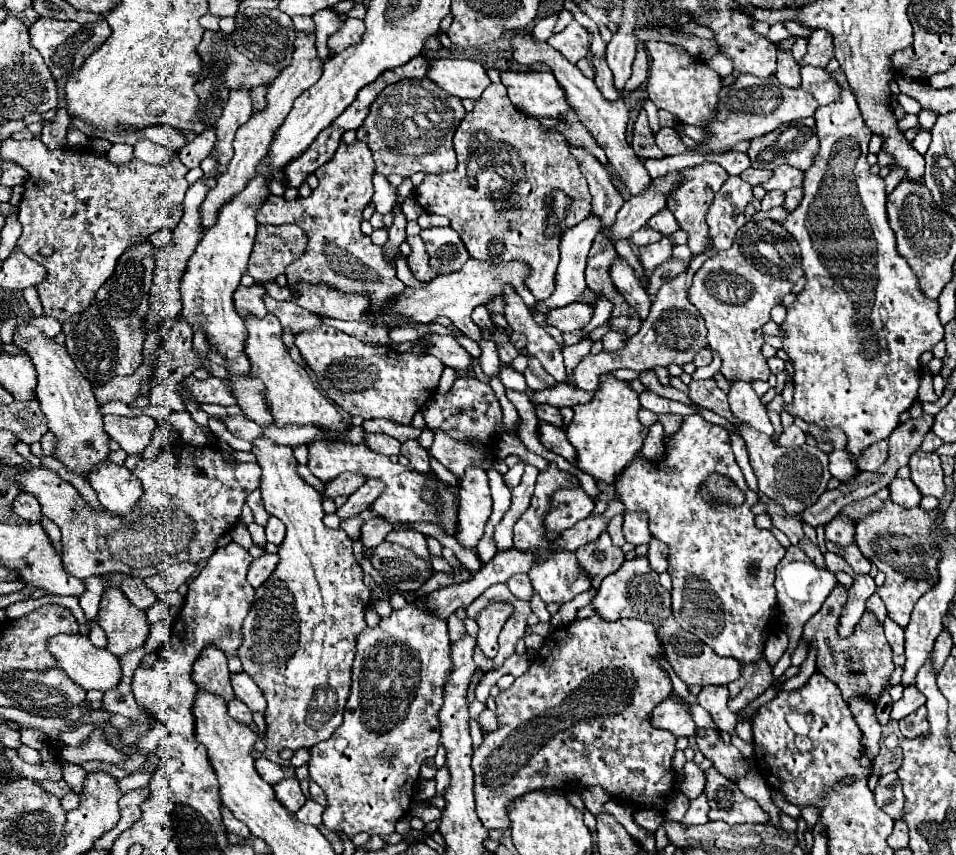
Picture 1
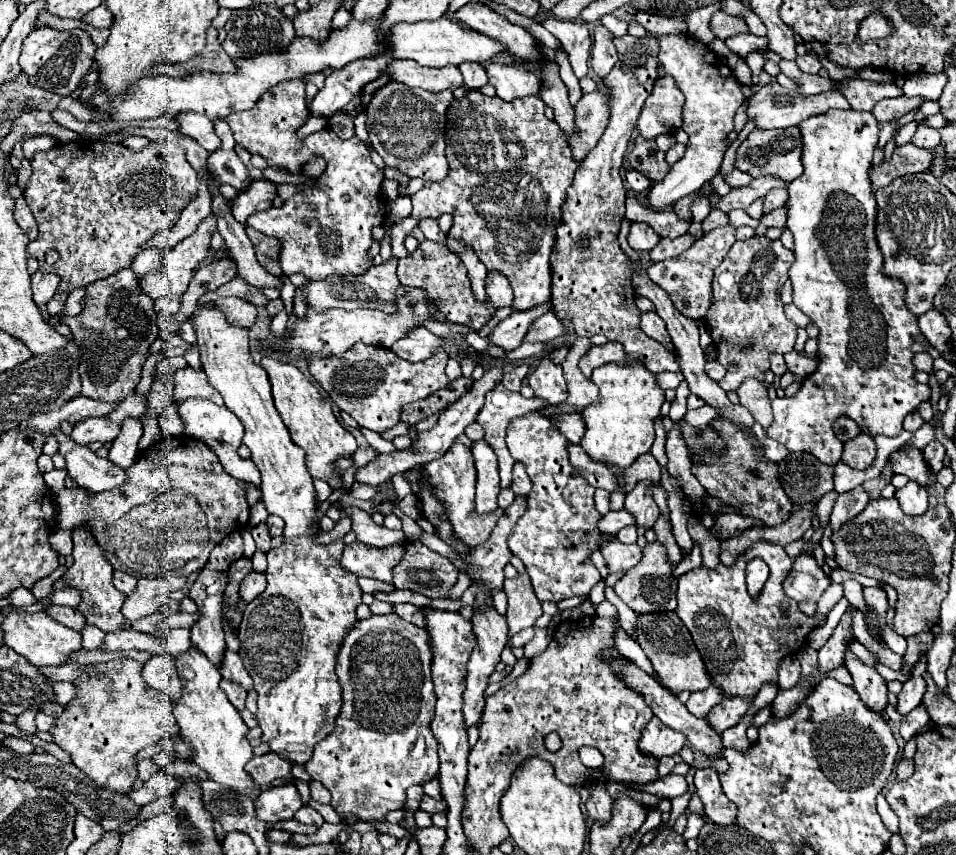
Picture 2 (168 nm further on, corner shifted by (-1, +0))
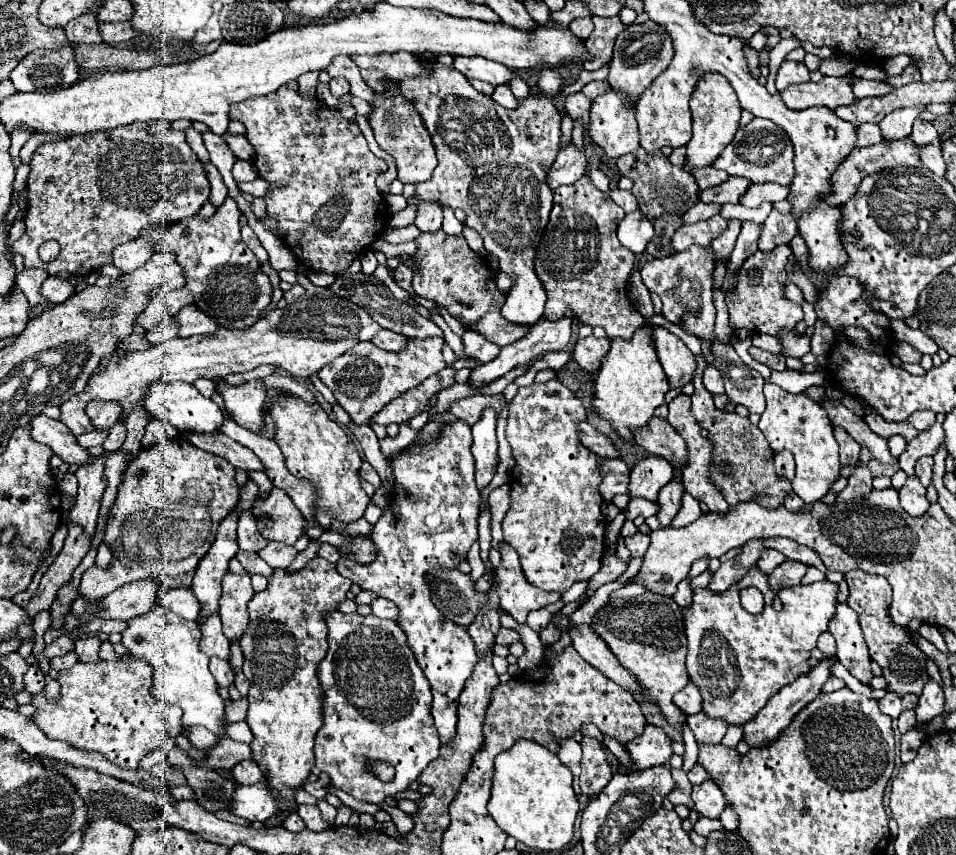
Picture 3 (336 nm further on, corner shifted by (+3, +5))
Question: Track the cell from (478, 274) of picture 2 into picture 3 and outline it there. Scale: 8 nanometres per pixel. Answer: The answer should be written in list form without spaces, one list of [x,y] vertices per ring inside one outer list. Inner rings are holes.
[[[444,207],[444,225],[442,225],[442,229],[448,235],[462,235],[462,223],[454,217],[454,209]]]

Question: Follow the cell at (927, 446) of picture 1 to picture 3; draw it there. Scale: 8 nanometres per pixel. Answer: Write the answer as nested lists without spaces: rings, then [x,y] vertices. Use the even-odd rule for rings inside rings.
[[[920,457],[916,463],[916,477],[920,479],[920,483],[924,487],[928,487],[932,483],[932,467],[934,467],[932,457]]]

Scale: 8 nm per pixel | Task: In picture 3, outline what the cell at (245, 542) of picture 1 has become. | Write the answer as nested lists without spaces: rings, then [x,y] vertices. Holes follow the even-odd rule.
[[[240,551],[236,555],[236,559],[242,563],[242,567],[246,569],[248,575],[264,575],[268,581],[272,579],[274,569],[270,565],[266,565],[266,561],[262,561],[256,553],[244,553],[244,551]]]

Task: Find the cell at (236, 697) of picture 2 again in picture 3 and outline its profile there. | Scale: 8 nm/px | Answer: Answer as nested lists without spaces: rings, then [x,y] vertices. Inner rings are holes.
[[[212,657],[210,659],[210,673],[214,675],[218,687],[232,687],[232,681],[234,681],[234,673],[232,673],[232,667],[228,661],[220,659],[220,657]]]

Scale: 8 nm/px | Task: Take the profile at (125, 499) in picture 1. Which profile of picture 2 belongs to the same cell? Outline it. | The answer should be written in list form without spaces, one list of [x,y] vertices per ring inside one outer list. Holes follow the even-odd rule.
[[[60,430],[56,432],[56,438],[60,442],[58,452],[66,458],[66,470],[78,486],[84,486],[90,492],[108,492],[126,482],[126,470],[118,464],[96,456],[88,446],[72,442],[72,438],[64,436]]]

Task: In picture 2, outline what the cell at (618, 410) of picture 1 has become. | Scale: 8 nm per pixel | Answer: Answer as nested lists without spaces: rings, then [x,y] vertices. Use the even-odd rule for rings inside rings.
[[[604,364],[592,372],[592,382],[600,388],[598,402],[588,404],[580,414],[586,424],[584,438],[580,440],[580,446],[586,450],[586,454],[596,462],[606,462],[606,466],[630,466],[638,456],[650,450],[654,442],[654,418],[660,414],[660,406],[664,402],[664,390],[658,388],[656,378],[650,370],[646,370],[642,364],[636,366],[616,366],[616,364]]]

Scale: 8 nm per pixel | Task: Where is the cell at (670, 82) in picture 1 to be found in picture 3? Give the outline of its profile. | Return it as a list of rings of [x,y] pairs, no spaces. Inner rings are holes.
[[[708,73],[708,75],[704,75],[704,79],[698,81],[692,101],[690,101],[690,109],[692,109],[692,121],[694,121],[694,127],[692,127],[694,135],[692,135],[690,143],[686,145],[686,149],[688,149],[688,157],[686,157],[686,165],[684,165],[686,171],[690,171],[694,167],[708,167],[716,161],[716,157],[724,151],[724,147],[736,135],[740,113],[742,113],[742,107],[738,103],[738,97],[736,97],[732,85],[728,83],[726,77],[722,77],[718,73]]]

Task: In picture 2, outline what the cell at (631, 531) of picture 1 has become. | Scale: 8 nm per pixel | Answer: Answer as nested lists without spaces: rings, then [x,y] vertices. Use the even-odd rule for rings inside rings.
[[[642,480],[636,484],[632,492],[626,494],[626,510],[634,516],[638,528],[652,528],[656,518],[660,516],[656,502],[652,500],[652,490],[650,490],[650,480]]]

